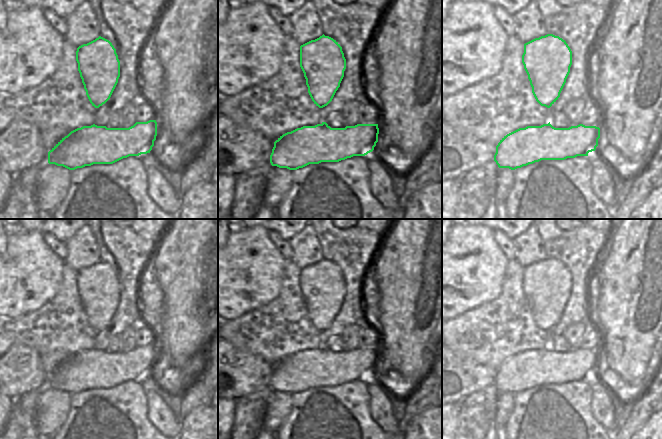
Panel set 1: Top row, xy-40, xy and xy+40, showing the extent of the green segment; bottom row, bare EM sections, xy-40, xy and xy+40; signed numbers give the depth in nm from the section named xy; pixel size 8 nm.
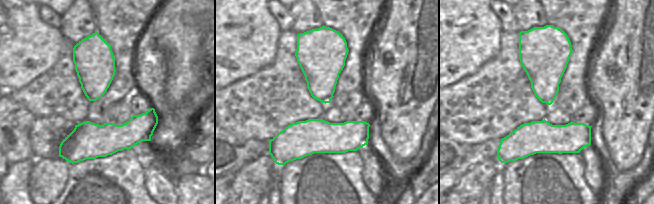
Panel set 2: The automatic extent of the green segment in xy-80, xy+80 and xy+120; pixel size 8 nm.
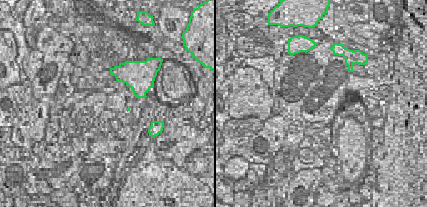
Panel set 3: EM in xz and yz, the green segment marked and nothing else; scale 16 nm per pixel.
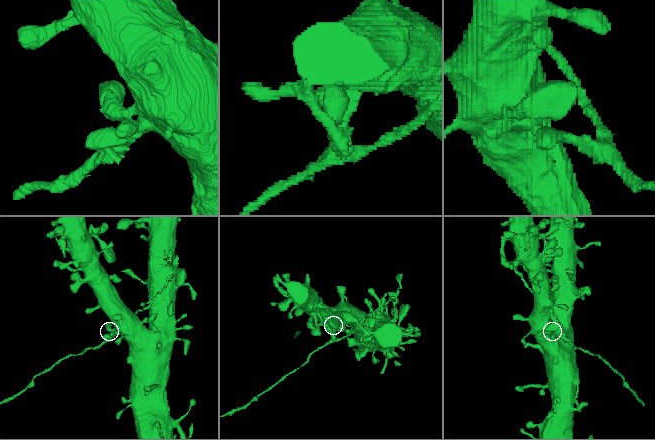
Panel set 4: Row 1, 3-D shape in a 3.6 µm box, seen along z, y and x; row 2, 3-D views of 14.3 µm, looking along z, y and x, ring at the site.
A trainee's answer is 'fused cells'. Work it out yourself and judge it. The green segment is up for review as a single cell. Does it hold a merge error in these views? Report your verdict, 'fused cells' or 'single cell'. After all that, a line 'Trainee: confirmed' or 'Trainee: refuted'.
fused cells
Trainee: confirmed

